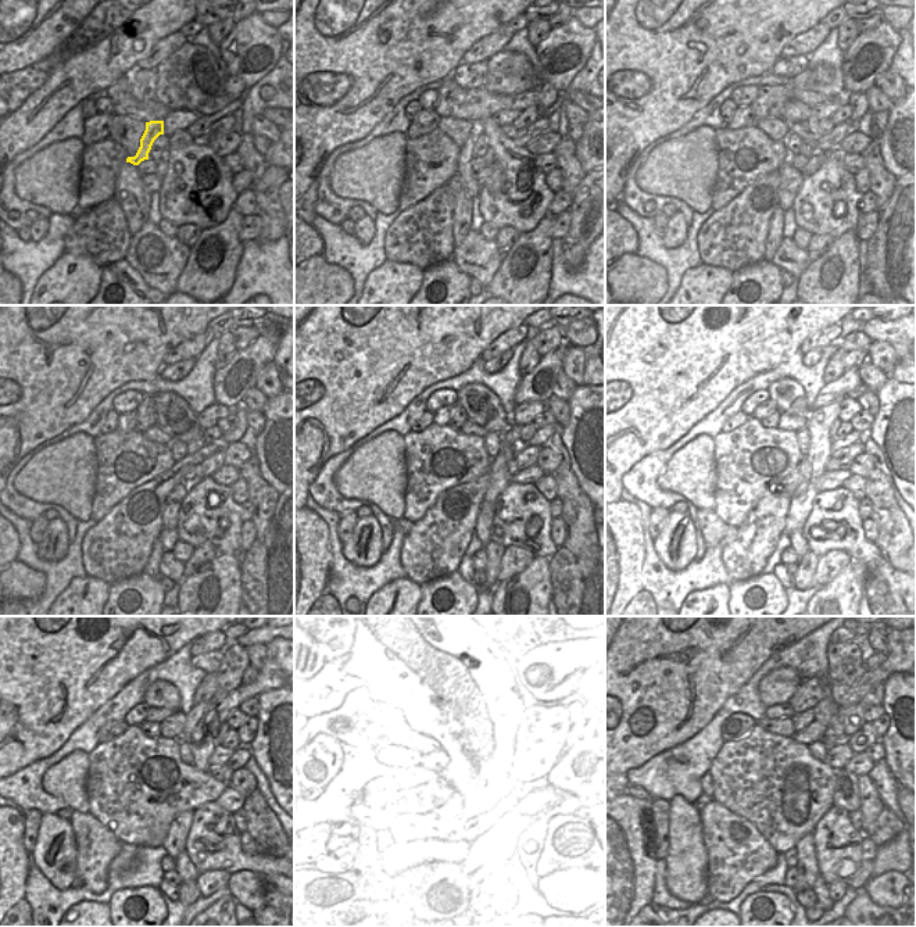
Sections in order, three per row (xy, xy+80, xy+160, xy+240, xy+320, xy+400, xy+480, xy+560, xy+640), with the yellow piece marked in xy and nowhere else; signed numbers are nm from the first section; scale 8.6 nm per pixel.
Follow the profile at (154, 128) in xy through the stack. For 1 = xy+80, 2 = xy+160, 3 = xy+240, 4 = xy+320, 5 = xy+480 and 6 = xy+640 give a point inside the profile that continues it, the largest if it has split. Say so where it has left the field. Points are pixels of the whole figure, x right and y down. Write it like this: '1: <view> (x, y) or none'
1: xy+80 (467, 153)
2: xy+160 (791, 179)
3: xy+240 (171, 509)
4: xy+320 (483, 522)
5: xy+480 (183, 866)
6: xy+640 (820, 888)

